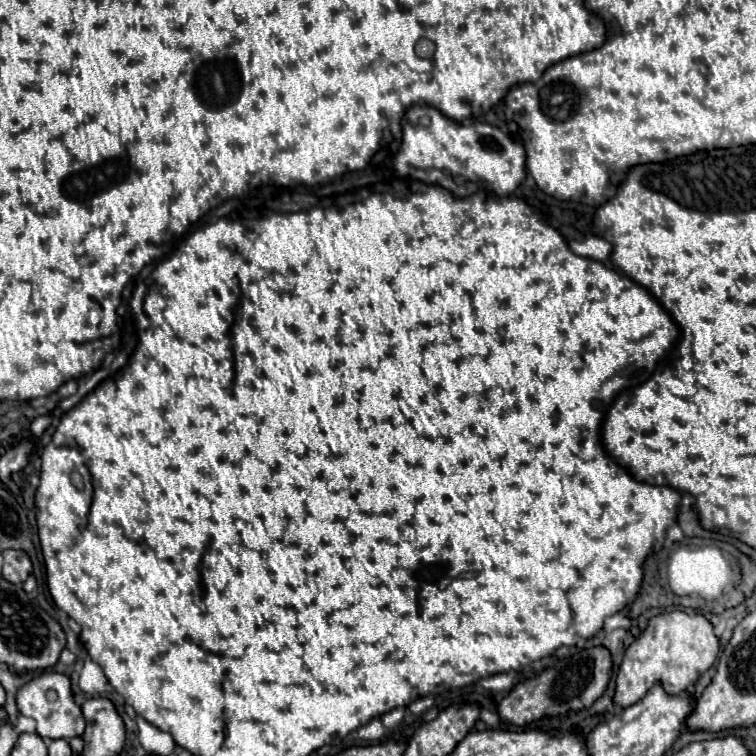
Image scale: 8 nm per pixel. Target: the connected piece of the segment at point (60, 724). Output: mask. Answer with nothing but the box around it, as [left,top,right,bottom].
[16,671,84,739]

